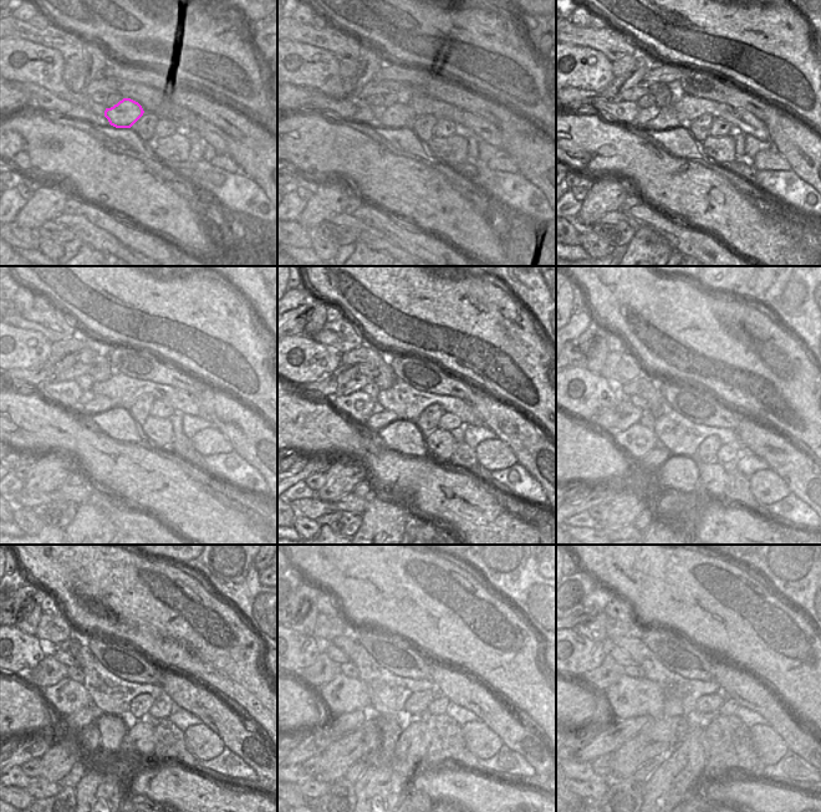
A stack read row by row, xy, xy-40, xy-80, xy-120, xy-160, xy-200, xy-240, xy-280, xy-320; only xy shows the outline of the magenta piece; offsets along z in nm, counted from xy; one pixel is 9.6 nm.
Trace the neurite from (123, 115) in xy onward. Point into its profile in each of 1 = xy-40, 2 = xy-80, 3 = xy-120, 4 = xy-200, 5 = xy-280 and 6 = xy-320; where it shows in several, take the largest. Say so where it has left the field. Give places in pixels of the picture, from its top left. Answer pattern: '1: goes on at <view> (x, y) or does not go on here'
1: goes on at xy-40 (398, 116)
2: goes on at xy-80 (667, 118)
3: goes on at xy-120 (98, 404)
4: goes on at xy-200 (647, 432)
5: goes on at xy-280 (315, 742)
6: goes on at xy-320 (606, 740)

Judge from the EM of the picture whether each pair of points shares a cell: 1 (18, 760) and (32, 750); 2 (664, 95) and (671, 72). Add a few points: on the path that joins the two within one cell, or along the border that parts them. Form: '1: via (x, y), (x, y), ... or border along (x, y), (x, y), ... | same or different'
1: via (21, 756), (29, 750) | same
2: border along (653, 82), (667, 85) | different

